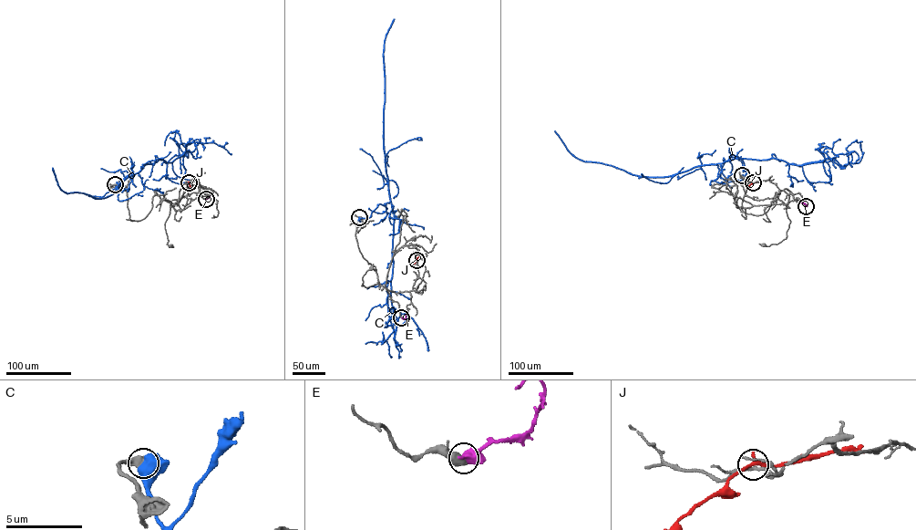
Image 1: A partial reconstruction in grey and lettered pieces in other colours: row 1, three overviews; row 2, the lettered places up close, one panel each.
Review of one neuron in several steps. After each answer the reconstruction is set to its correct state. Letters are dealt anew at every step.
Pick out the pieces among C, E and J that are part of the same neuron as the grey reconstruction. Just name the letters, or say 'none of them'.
none of them

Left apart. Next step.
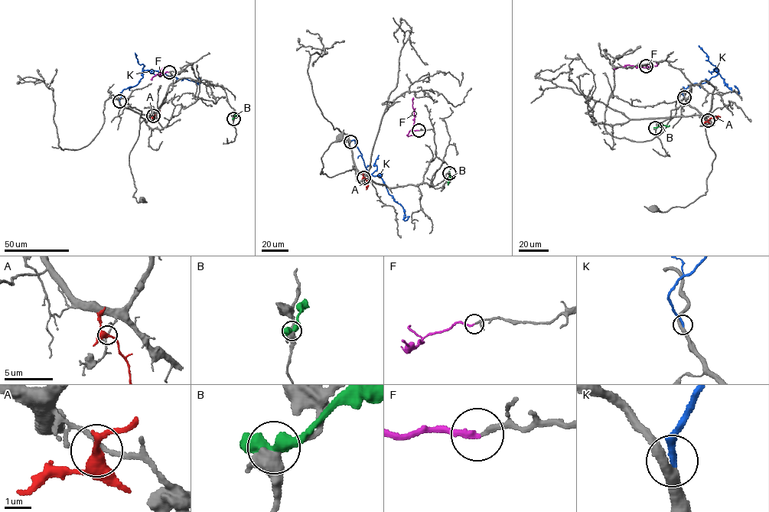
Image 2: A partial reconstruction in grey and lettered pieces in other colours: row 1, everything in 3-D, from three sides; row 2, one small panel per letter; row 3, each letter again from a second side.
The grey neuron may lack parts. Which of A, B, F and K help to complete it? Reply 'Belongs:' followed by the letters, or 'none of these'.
Belongs: F, K

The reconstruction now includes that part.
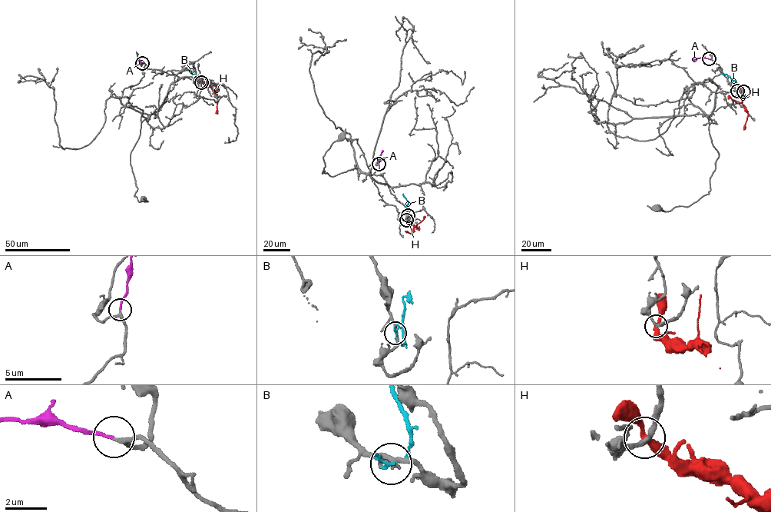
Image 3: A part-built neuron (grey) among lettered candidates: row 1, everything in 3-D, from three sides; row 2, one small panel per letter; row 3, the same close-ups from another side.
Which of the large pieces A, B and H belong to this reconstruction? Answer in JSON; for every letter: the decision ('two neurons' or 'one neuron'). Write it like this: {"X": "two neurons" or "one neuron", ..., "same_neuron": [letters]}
{"A": "one neuron", "B": "two neurons", "H": "two neurons", "same_neuron": ["A"]}

